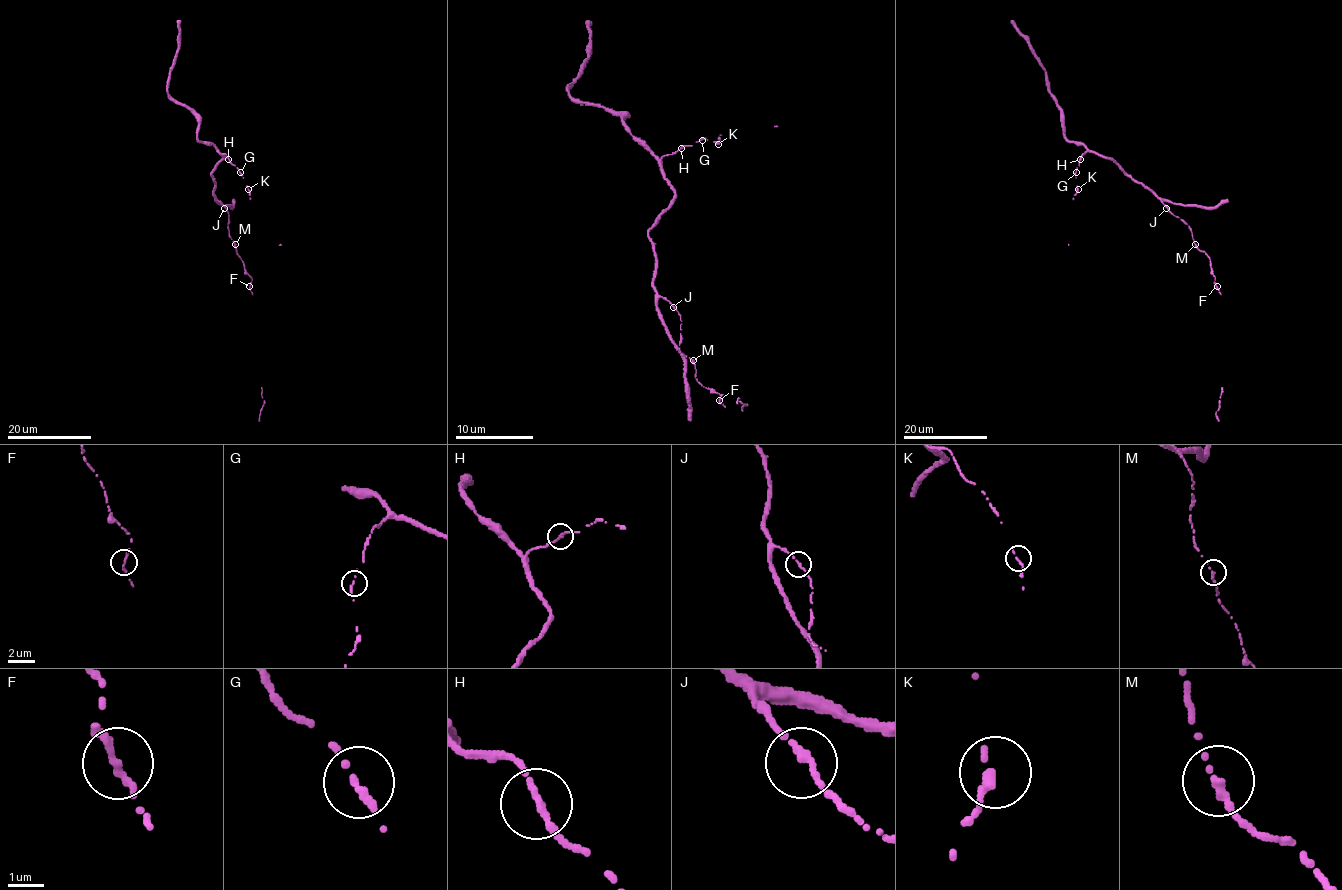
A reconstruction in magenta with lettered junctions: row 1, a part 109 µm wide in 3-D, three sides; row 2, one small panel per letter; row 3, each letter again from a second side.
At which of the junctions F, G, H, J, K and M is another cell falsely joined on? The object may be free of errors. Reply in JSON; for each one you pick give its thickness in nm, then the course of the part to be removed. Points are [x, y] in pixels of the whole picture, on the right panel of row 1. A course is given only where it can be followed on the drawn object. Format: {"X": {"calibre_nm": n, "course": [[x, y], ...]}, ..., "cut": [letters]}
{"cut": []}

